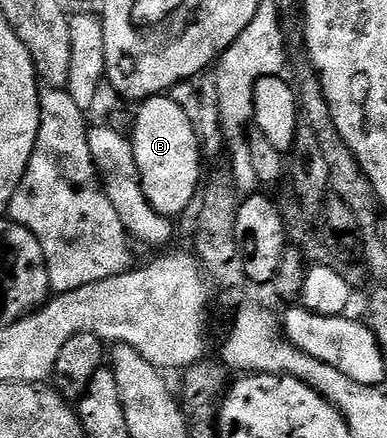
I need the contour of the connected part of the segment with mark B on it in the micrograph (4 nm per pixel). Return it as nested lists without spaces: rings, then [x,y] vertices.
[[[169,96],[145,99],[140,103],[136,116],[137,123],[131,141],[143,192],[155,212],[159,212],[164,218],[176,219],[185,211],[187,204],[191,204],[203,182],[203,147],[199,141],[197,127],[191,124],[187,112],[183,112],[183,108],[179,108],[179,104],[175,104]]]

